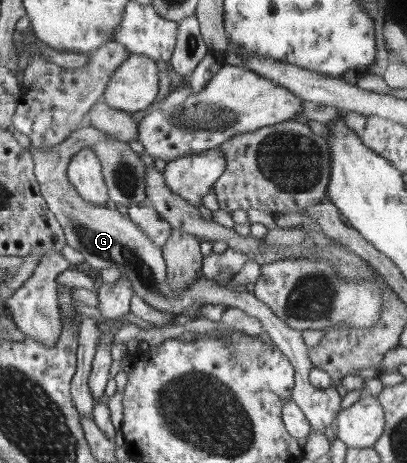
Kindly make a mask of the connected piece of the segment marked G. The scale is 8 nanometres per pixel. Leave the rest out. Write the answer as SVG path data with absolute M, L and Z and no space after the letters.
M87 127L85 130L76 130L65 143L57 145L57 147L49 147L49 149L30 147L36 162L35 174L42 195L48 202L50 210L56 214L61 226L63 226L68 244L82 253L85 262L89 263L93 269L103 270L116 266L123 274L127 273L130 276L131 284L133 284L134 296L140 296L145 302L161 312L174 312L174 314L180 315L183 310L187 310L193 304L224 304L228 307L243 309L251 316L256 316L264 323L264 330L269 334L275 346L289 357L289 361L296 369L296 388L291 400L303 410L313 432L325 432L325 428L329 428L338 418L342 397L334 386L326 389L317 389L312 386L310 373L315 367L310 360L310 348L307 348L307 344L303 340L302 331L291 328L288 322L277 316L268 304L259 300L254 292L236 292L229 286L221 286L205 276L184 291L174 291L174 288L168 283L168 264L162 247L157 246L144 230L141 230L128 216L125 217L121 212L118 212L113 205L99 207L80 195L77 187L68 177L68 168L73 156L81 149L89 147L95 139L94 136L95 133L92 129Z

